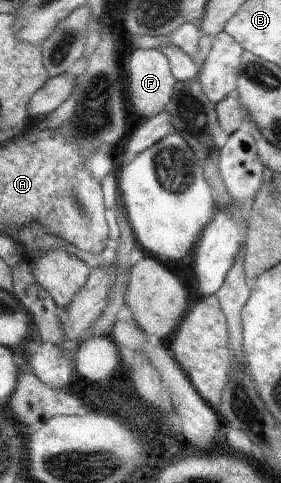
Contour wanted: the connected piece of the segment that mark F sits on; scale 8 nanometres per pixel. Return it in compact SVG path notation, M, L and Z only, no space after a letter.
M133 49L128 59L126 90L132 101L134 118L142 121L160 114L172 98L176 79L170 72L168 59L160 49Z

